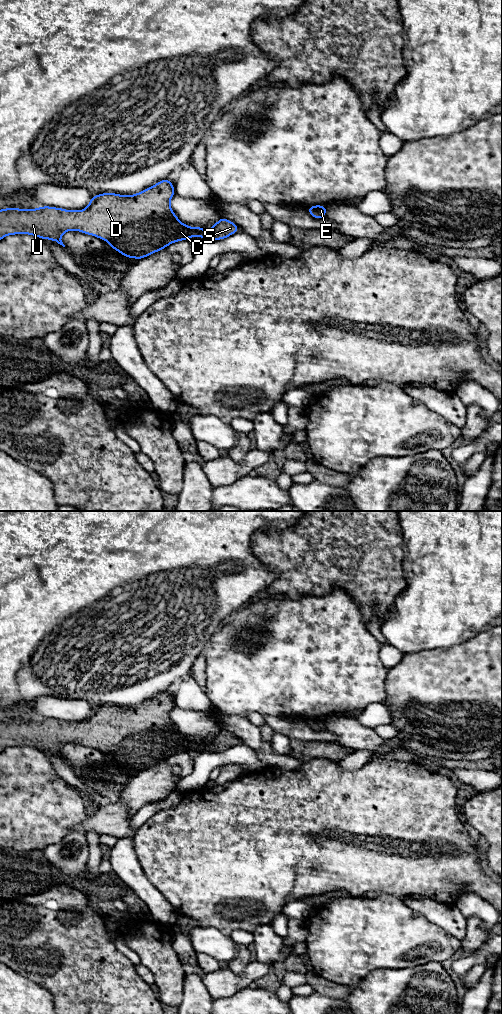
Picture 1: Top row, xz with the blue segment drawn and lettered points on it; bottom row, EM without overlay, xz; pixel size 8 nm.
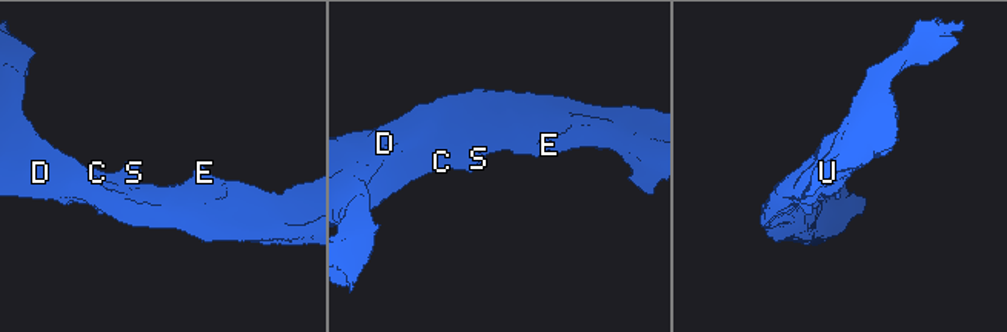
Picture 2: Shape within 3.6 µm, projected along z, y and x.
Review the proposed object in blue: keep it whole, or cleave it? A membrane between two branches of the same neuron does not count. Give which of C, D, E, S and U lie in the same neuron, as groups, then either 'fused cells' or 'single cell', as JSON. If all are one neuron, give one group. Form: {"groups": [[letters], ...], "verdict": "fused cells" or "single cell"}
{"groups": [["C", "D", "E", "S", "U"]], "verdict": "single cell"}

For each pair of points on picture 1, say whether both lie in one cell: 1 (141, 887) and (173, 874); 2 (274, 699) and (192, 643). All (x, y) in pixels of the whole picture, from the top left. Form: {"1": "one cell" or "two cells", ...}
{"1": "two cells", "2": "two cells"}

